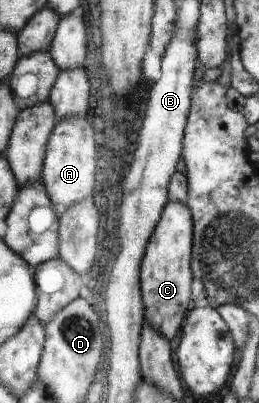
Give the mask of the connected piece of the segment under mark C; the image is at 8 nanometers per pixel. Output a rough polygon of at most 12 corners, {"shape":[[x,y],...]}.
{"shape":[[168,202],[140,279],[169,342],[191,302],[193,217]]}

